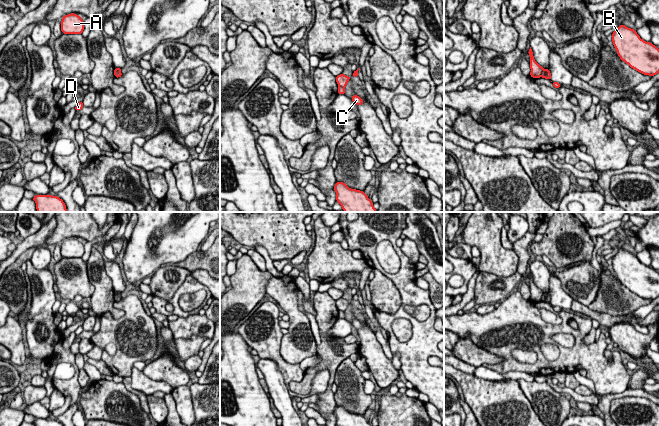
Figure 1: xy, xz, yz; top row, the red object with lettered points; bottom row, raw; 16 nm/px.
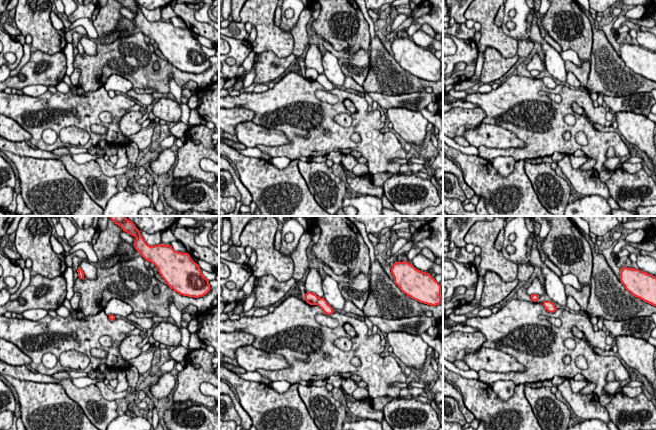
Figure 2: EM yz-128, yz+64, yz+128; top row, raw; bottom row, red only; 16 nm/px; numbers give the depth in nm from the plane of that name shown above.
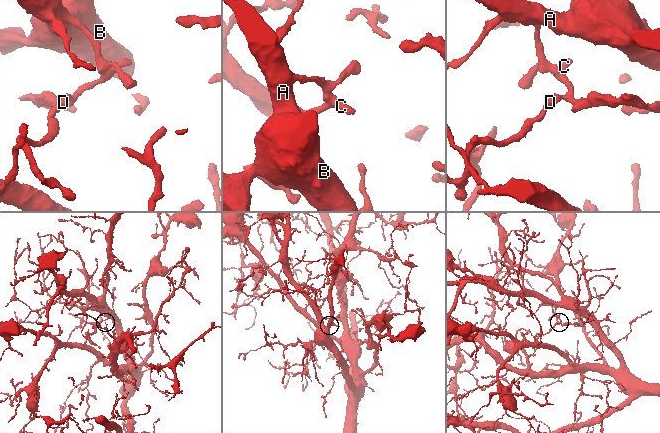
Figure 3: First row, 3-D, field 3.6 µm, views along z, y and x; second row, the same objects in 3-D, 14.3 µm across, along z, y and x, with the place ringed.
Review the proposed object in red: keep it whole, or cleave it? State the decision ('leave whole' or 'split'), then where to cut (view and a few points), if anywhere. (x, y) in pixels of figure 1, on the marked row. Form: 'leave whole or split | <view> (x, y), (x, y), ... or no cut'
split | yz (543, 69), (540, 76)

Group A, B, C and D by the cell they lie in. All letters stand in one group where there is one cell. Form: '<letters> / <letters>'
A B / C D

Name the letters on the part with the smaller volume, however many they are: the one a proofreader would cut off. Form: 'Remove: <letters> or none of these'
Remove: C, D

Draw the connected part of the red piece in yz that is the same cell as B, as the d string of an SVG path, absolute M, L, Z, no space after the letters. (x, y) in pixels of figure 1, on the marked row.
M621 24L612 33L613 46L622 61L649 76L659 73L659 49L640 38L636 30Z

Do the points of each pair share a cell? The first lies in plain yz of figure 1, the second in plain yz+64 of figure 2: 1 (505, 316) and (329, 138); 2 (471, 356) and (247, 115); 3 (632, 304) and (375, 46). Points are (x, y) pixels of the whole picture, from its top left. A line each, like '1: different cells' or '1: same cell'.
1: same cell
2: different cells
3: same cell

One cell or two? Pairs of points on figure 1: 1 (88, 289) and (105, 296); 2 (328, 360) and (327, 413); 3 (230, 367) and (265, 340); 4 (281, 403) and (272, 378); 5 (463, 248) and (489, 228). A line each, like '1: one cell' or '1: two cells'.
1: two cells
2: one cell
3: two cells
4: one cell
5: two cells

